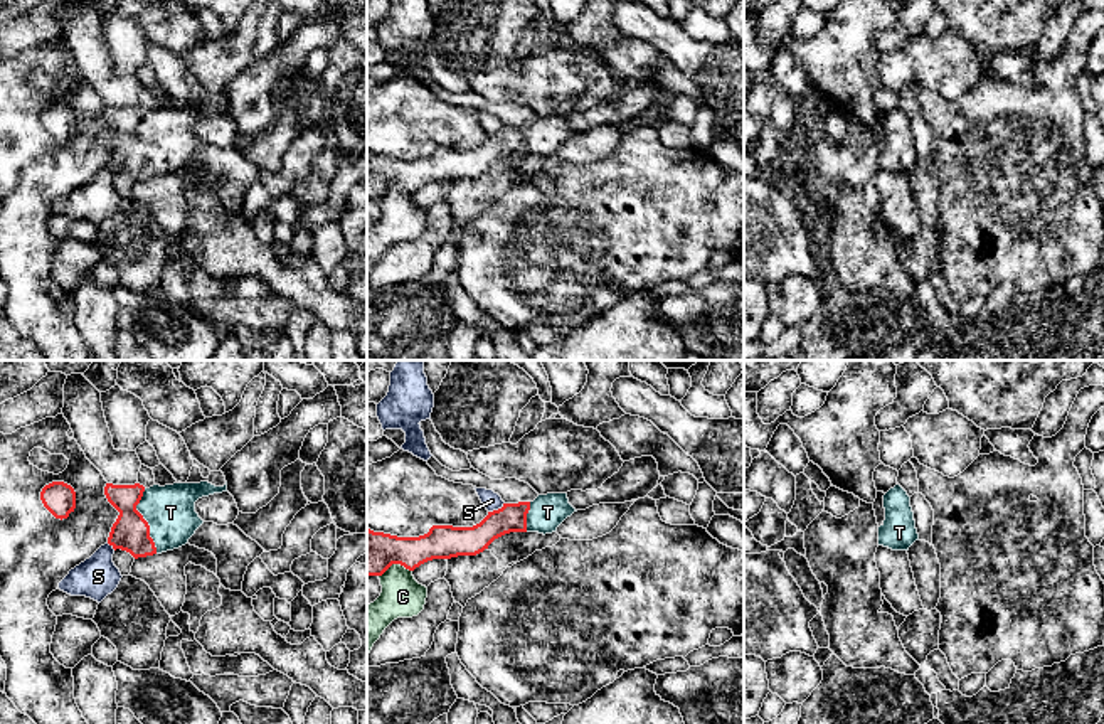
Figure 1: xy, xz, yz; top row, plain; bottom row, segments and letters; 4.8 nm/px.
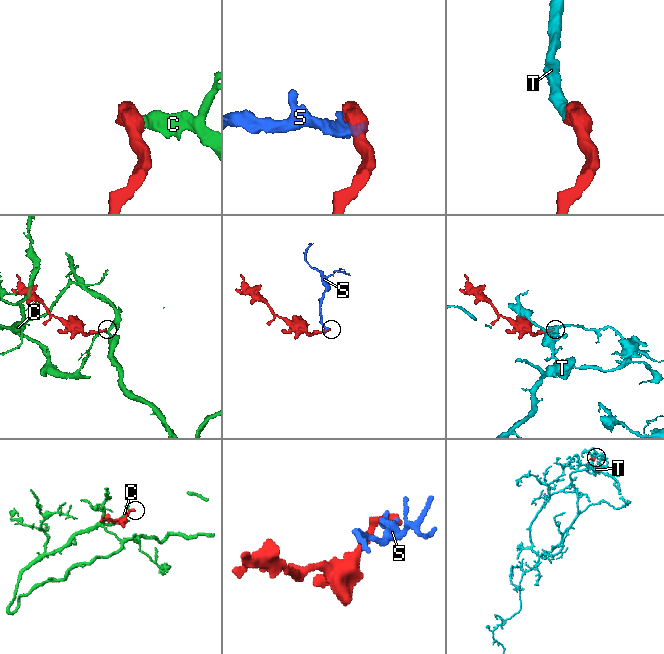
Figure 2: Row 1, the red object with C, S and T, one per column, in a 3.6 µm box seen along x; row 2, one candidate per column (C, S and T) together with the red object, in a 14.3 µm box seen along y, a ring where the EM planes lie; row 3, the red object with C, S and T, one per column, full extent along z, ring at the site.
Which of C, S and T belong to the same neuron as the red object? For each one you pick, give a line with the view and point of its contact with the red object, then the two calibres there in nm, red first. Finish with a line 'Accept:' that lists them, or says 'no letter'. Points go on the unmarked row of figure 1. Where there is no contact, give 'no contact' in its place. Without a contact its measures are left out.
T: xy (145, 143) | 180/240 nm
Accept: T

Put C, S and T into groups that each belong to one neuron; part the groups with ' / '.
C S / T

